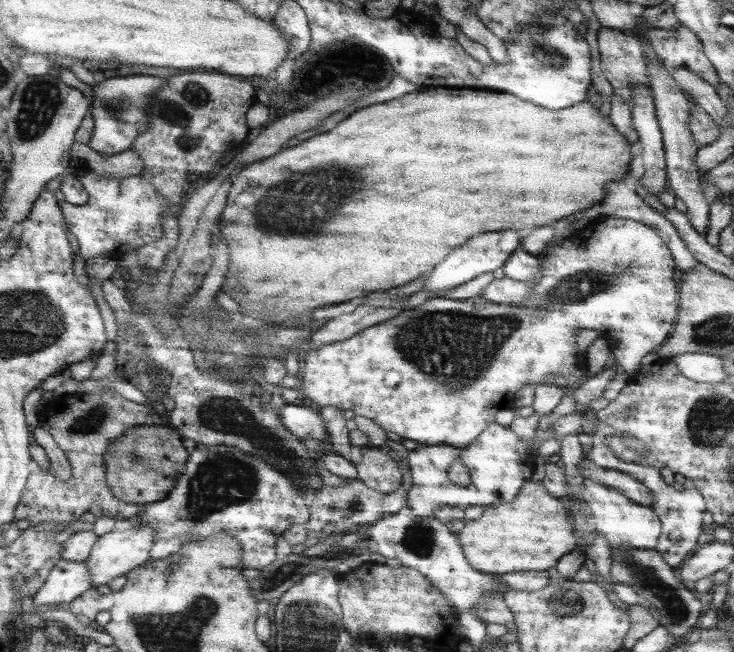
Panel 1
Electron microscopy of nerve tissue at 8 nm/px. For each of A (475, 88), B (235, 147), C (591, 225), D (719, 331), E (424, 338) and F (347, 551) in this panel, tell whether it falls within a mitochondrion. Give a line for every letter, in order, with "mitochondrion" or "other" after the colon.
A: other
B: other
C: other
D: mitochondrion
E: mitochondrion
F: mitochondrion

